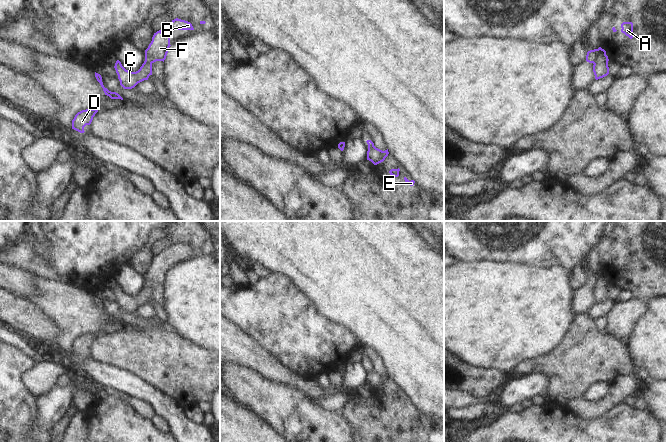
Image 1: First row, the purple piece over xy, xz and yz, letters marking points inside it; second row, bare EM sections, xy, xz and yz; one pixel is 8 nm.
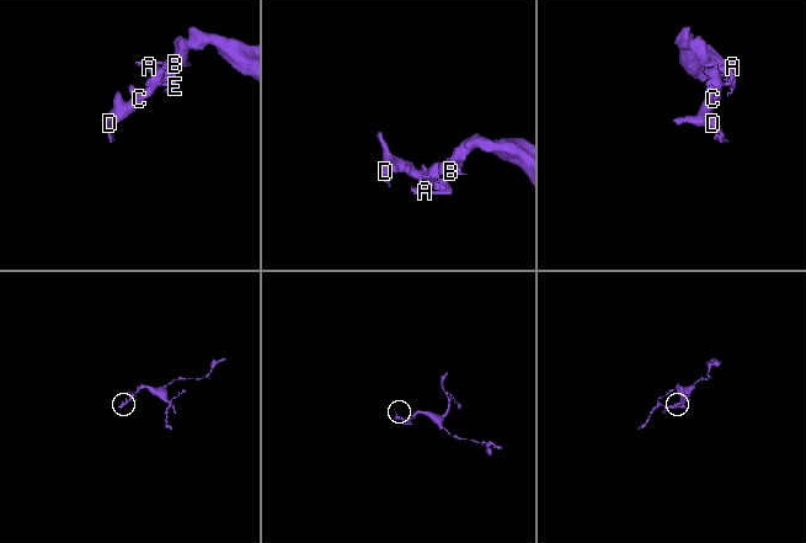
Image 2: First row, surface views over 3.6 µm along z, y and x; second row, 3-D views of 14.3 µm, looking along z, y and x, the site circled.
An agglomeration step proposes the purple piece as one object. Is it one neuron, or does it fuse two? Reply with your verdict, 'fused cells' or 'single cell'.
single cell

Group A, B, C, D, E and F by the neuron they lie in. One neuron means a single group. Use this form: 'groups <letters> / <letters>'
groups A B C D E F

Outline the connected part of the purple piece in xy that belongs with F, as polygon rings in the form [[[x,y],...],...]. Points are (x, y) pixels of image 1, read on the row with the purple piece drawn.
[[[161,30],[154,33],[152,41],[145,50],[145,61],[136,72],[129,72],[126,70],[119,60],[115,63],[115,70],[120,81],[120,85],[124,89],[132,89],[138,83],[148,80],[152,75],[152,64],[156,61],[163,61],[166,59],[168,49],[170,47],[170,36],[163,34]]]

